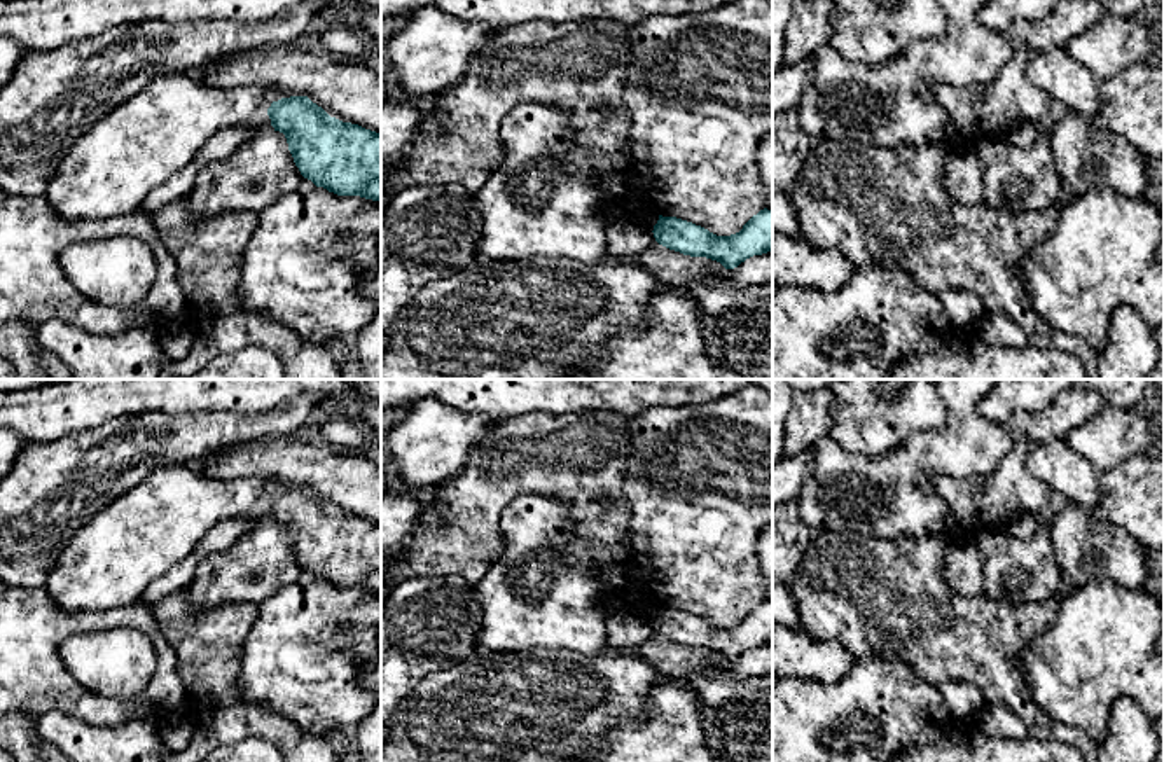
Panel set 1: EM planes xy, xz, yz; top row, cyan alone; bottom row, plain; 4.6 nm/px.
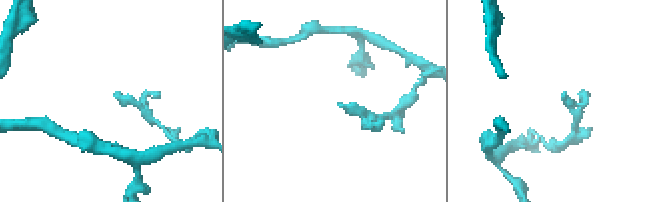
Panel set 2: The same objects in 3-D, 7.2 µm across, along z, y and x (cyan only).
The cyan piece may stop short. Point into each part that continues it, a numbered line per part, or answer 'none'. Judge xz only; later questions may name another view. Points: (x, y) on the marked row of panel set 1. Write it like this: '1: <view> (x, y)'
none

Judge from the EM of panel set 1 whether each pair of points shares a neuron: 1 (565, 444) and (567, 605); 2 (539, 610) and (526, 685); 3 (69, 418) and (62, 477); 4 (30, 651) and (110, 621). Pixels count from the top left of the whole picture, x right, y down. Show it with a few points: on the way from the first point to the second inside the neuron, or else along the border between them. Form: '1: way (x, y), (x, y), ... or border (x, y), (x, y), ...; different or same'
1: border (525, 493), (561, 500), (575, 525), (575, 544); different
2: border (491, 649), (574, 652); different
3: border (74, 434), (63, 439), (27, 444); different
4: way (49, 631), (56, 624), (91, 621); same

